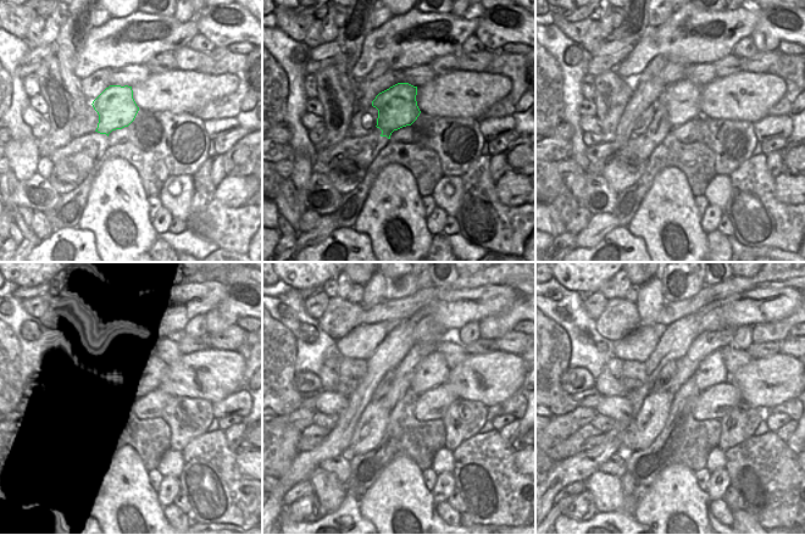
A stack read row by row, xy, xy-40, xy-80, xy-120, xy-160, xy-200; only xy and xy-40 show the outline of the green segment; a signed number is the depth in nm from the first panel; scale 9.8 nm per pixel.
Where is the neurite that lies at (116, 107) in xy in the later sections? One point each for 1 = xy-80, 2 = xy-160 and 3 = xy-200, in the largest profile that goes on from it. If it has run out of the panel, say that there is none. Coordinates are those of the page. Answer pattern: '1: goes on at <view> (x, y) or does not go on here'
1: goes on at xy-80 (679, 102)
2: goes on at xy-160 (423, 368)
3: goes on at xy-200 (704, 358)

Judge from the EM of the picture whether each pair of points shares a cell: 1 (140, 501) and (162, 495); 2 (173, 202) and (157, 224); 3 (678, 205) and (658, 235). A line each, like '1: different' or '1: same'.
1: different
2: different
3: same

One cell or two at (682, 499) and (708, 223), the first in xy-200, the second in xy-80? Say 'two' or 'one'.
two

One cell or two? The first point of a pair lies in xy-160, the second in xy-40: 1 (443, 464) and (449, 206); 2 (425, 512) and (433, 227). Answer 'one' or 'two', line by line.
1: one
2: two

